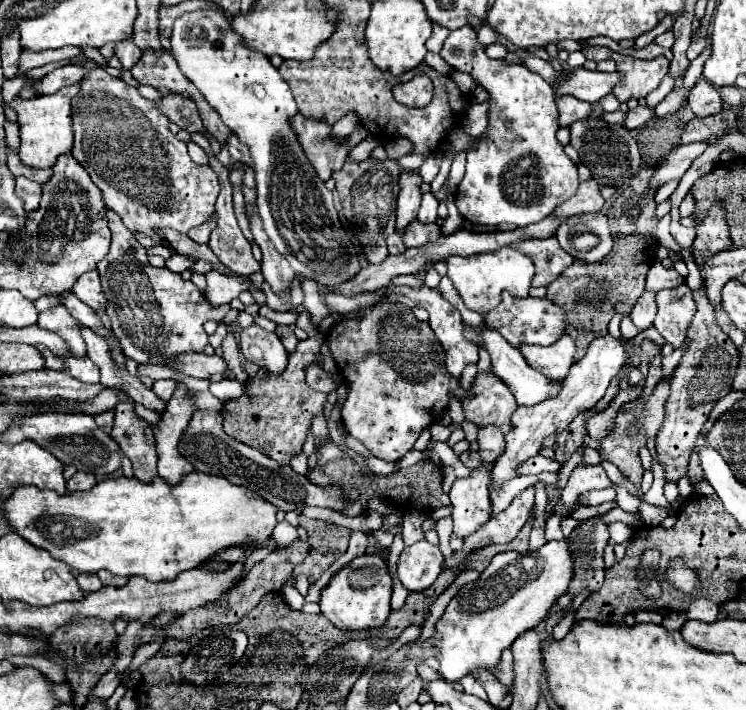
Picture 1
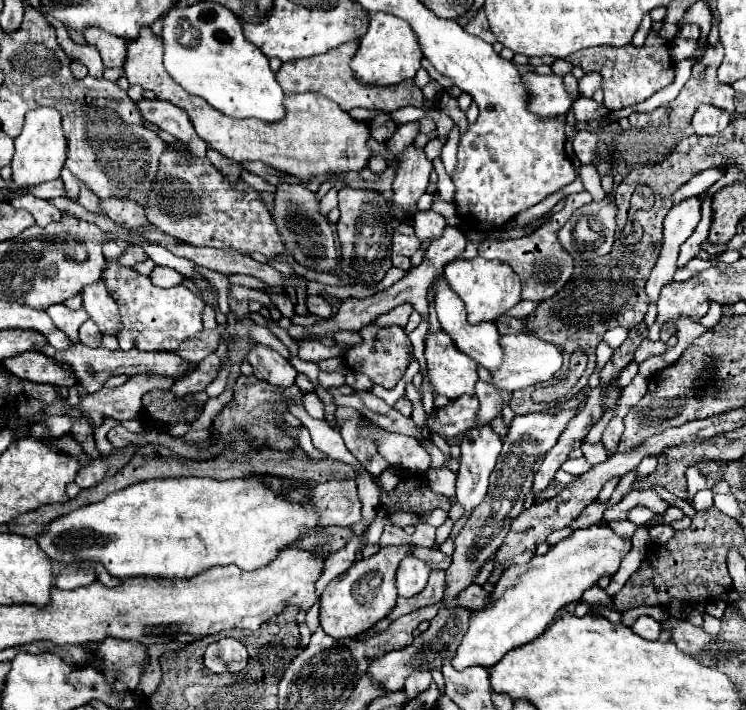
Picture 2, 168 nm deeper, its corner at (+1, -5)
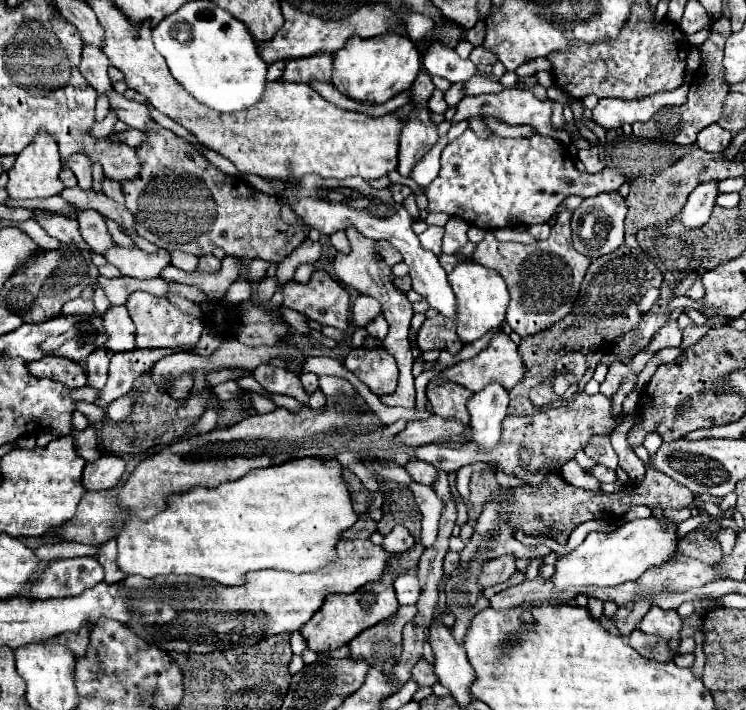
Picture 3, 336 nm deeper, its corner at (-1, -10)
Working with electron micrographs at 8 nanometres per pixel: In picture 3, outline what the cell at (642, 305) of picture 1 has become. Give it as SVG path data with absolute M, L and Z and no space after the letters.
M709 180L709 182L699 184L699 186L689 194L689 200L687 200L687 204L683 206L683 210L681 210L681 222L683 222L687 228L703 226L703 224L709 220L711 210L713 210L713 206L715 206L715 198L717 198L717 194L719 194L717 186L719 186L719 180Z

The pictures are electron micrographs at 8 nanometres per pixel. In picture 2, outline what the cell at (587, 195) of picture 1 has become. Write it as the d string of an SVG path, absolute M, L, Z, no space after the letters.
M583 191L583 193L573 193L565 197L565 207L555 213L545 225L541 225L537 231L533 231L527 237L521 239L509 239L509 241L481 241L479 245L479 255L487 257L487 259L499 259L507 265L513 267L513 271L521 277L521 285L523 285L523 293L521 299L531 299L531 301L543 301L549 299L551 295L555 295L573 275L573 257L563 251L563 247L557 241L557 231L569 221L569 217L583 205L591 203L593 197L591 193Z

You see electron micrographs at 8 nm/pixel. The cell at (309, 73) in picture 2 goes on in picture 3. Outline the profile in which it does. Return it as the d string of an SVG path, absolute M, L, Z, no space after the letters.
M317 54L317 56L287 60L283 80L305 82L305 84L311 80L325 80L331 84L331 56Z

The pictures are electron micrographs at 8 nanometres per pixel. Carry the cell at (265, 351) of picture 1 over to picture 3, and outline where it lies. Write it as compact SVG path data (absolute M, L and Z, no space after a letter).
M261 364L253 370L253 378L271 394L283 394L291 396L301 404L307 404L309 394L301 388L301 380L295 372L289 372L285 368L275 368L271 364Z

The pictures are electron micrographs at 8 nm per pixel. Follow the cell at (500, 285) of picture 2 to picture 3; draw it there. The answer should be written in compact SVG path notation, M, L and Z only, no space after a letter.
M461 262L455 266L455 270L449 274L449 284L453 288L453 294L457 298L457 336L463 340L463 344L469 344L483 334L487 334L493 328L503 326L505 312L509 304L509 292L505 288L505 280L497 276L497 272L473 264L473 262Z

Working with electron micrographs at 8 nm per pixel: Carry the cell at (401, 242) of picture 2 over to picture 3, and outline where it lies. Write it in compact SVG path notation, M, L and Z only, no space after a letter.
M377 242L375 246L377 246L377 248L375 248L377 254L383 258L383 262L385 262L387 266L395 266L397 262L401 262L401 254L399 254L389 242Z

